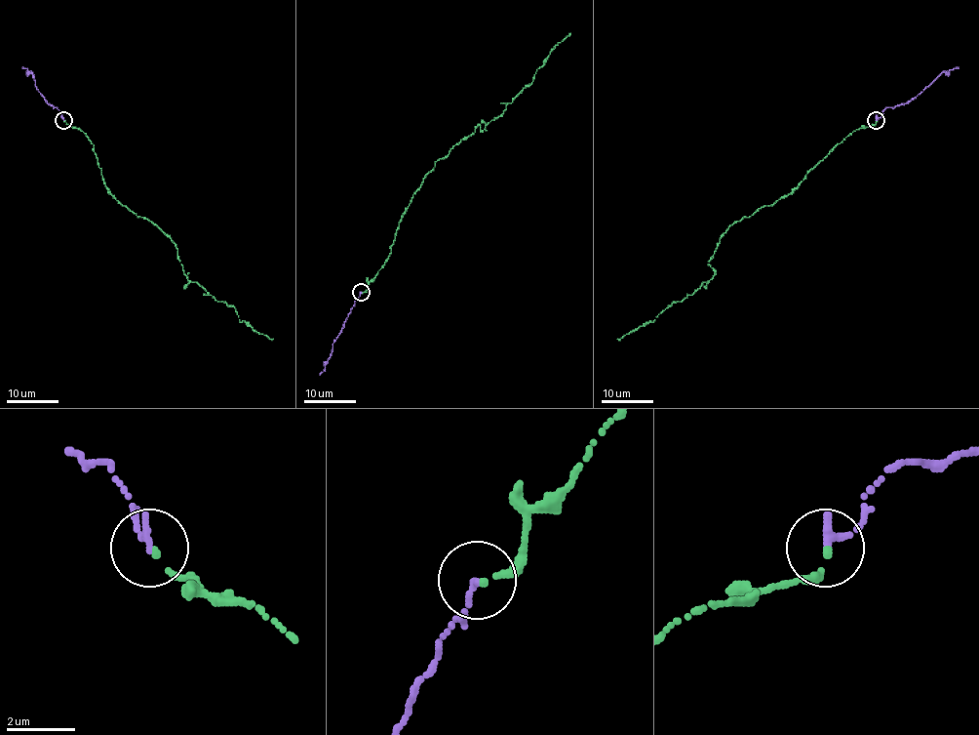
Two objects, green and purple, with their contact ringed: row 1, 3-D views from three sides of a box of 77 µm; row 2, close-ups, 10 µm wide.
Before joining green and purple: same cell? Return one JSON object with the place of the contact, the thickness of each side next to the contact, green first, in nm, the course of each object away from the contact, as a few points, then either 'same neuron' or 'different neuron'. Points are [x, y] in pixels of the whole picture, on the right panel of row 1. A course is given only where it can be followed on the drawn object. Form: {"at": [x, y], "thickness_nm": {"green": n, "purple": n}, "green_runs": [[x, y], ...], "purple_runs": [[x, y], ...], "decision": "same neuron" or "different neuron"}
{"at": [876, 120], "thickness_nm": {"green": 180, "purple": 280}, "green_runs": [[876, 120], [847, 136], [793, 190], [735, 221], [708, 261], [714, 274], [709, 280], [652, 322], [617, 339]], "purple_runs": [[876, 120], [887, 107], [913, 100], [943, 72], [959, 68]], "decision": "same neuron"}

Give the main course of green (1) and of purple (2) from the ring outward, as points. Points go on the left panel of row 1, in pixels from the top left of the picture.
1: (63, 120), (94, 144), (107, 190), (171, 239), (189, 280), (231, 306), (241, 322), (273, 339)
2: (63, 120), (58, 107), (44, 100), (35, 87), (34, 76), (22, 68)

